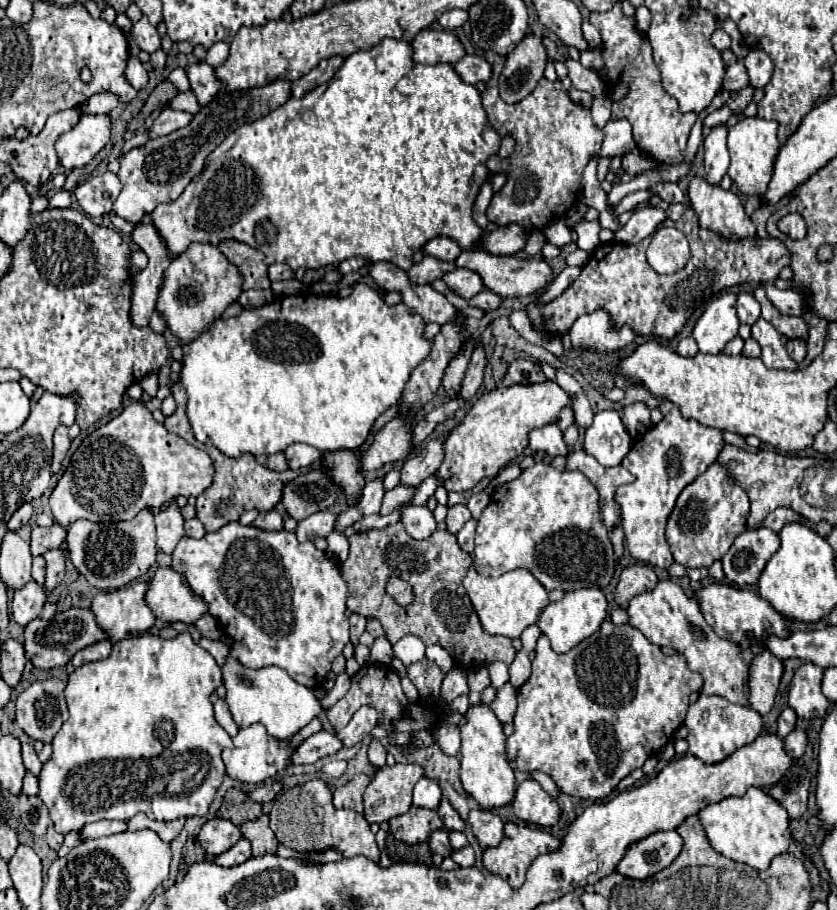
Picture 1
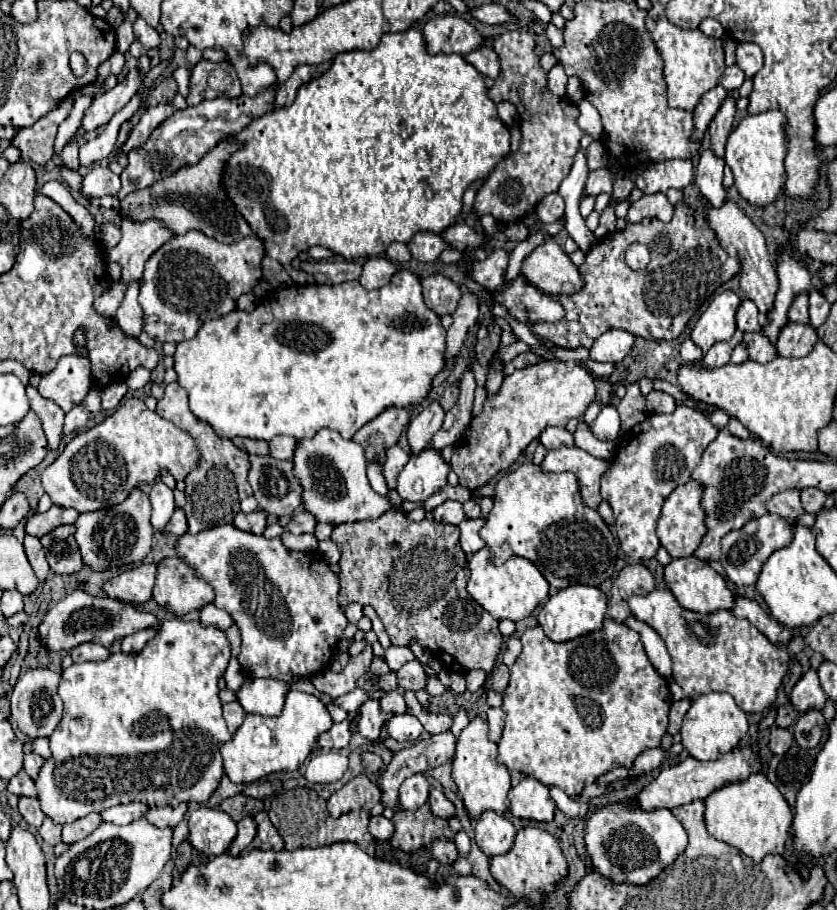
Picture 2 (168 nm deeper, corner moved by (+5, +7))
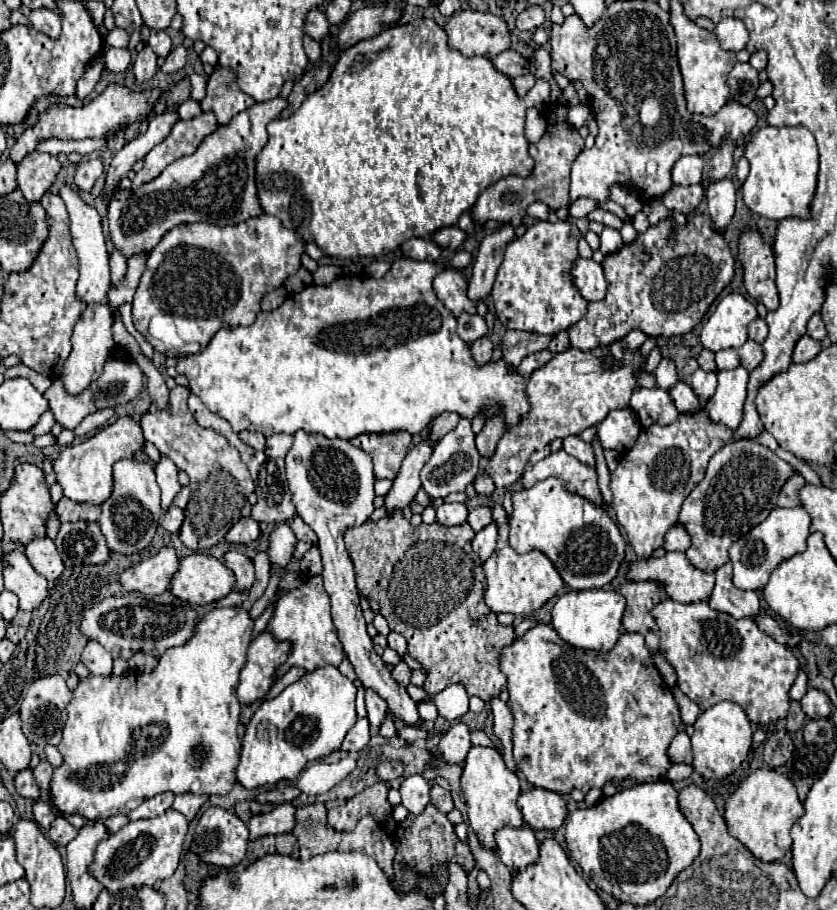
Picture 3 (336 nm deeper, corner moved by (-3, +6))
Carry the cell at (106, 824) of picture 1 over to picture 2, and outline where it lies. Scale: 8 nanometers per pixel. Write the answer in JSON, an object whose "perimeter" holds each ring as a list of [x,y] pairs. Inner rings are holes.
{"perimeter":[[[127,803],[127,805],[117,805],[117,807],[111,807],[111,809],[105,809],[101,813],[103,821],[109,821],[109,823],[115,823],[115,825],[129,825],[131,821],[135,819],[141,819],[145,815],[149,807],[145,803]]]}

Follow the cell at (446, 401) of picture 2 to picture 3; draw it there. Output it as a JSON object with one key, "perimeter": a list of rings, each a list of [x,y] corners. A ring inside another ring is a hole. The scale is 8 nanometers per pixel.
{"perimeter":[[[443,412],[441,416],[437,416],[431,424],[431,436],[433,440],[441,440],[441,436],[445,436],[447,432],[451,432],[453,428],[457,428],[461,416],[457,412]]]}

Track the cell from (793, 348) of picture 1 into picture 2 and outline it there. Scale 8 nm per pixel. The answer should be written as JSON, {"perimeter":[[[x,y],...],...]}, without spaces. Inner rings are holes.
{"perimeter":[[[787,323],[777,339],[777,353],[781,357],[805,357],[817,343],[817,331],[811,325]]]}

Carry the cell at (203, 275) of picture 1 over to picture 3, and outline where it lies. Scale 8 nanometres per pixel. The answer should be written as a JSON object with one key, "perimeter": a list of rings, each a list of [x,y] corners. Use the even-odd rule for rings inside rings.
{"perimeter":[[[259,216],[237,224],[233,228],[217,228],[211,224],[181,224],[163,236],[163,240],[149,252],[147,270],[141,276],[141,284],[133,298],[133,322],[135,328],[147,336],[147,324],[151,316],[169,312],[175,316],[177,332],[187,342],[199,342],[201,348],[213,338],[221,326],[249,326],[259,312],[259,300],[279,288],[301,266],[303,240],[297,232],[287,230],[275,216]]]}

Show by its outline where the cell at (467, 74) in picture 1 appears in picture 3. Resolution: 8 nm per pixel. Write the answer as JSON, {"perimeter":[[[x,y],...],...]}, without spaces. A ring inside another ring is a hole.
{"perimeter":[[[505,50],[505,52],[497,54],[495,58],[491,58],[491,62],[493,62],[493,66],[501,74],[509,76],[511,80],[517,78],[517,76],[521,76],[521,74],[529,74],[529,62],[527,62],[527,58],[523,58],[521,54],[517,54],[513,50]]]}

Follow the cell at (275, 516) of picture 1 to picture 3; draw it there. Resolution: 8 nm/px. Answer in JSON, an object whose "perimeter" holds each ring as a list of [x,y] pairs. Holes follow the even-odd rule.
{"perimeter":[[[249,516],[249,518],[241,518],[225,536],[225,540],[229,544],[249,544],[253,540],[257,540],[261,534],[259,524]]]}

